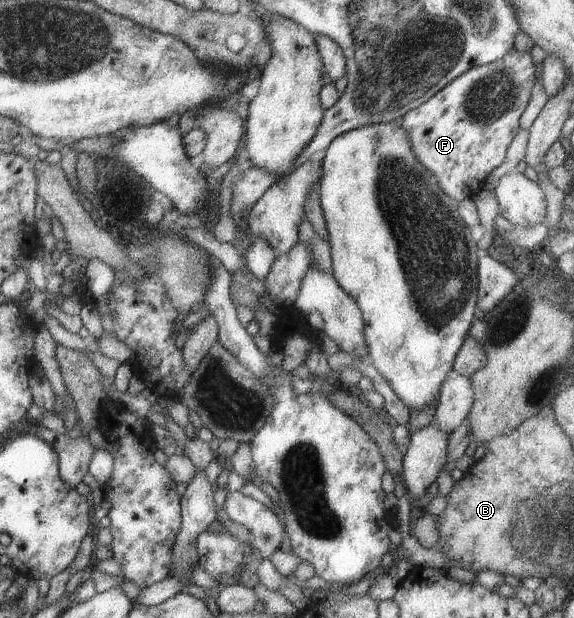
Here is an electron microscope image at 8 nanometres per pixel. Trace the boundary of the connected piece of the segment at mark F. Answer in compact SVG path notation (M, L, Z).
M512 47L506 56L490 64L469 67L434 94L428 102L410 110L399 120L400 125L408 132L418 162L436 176L442 190L454 202L464 198L472 199L485 186L492 170L504 162L506 150L521 128L520 118L530 104L532 88L538 76L539 66L534 63L530 50L518 52Z

